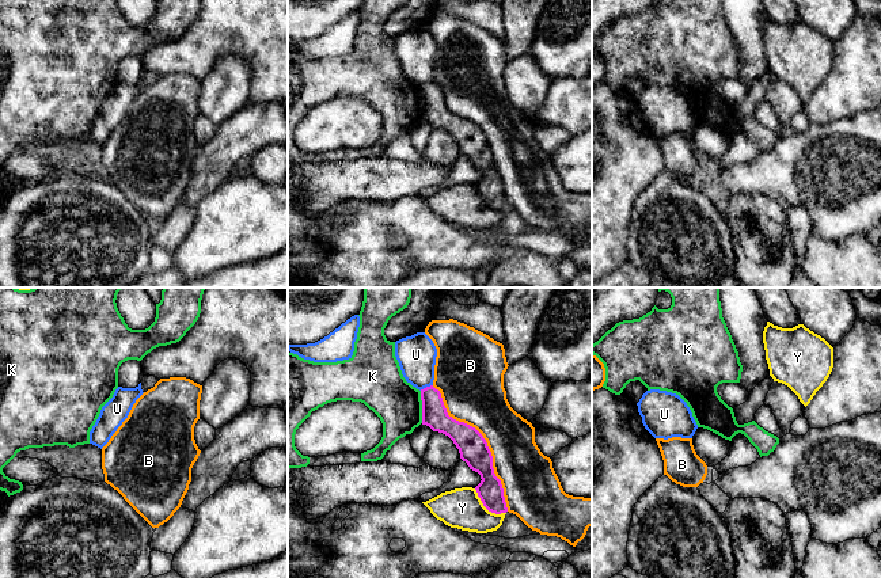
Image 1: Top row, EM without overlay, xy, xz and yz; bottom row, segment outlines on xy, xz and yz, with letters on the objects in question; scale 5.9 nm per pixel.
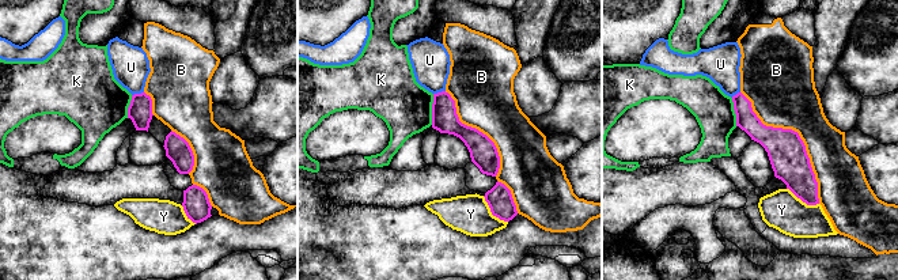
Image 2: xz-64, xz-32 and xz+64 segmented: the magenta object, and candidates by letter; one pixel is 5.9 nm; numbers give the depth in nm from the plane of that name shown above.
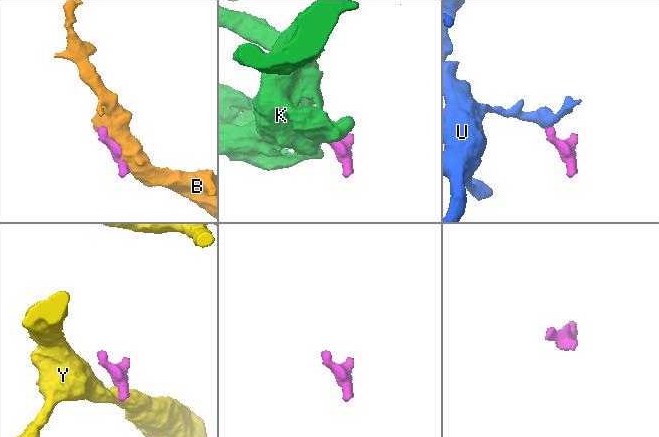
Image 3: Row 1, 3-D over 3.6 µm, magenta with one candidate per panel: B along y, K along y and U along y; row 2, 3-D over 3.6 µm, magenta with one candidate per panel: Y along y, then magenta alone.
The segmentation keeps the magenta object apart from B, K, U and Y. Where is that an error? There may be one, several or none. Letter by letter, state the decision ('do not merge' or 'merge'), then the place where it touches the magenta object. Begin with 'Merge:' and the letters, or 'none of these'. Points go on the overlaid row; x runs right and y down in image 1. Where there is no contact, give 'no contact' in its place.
Merge: none of these
B: do not merge; meets magenta in xz at (485, 441)
K: do not merge; meets magenta in xz at (422, 407)
U: do not merge; meets magenta in xz at (426, 387)
Y: do not merge; meets magenta in xz at (486, 508)

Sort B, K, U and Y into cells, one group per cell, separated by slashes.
B / K / U / Y

